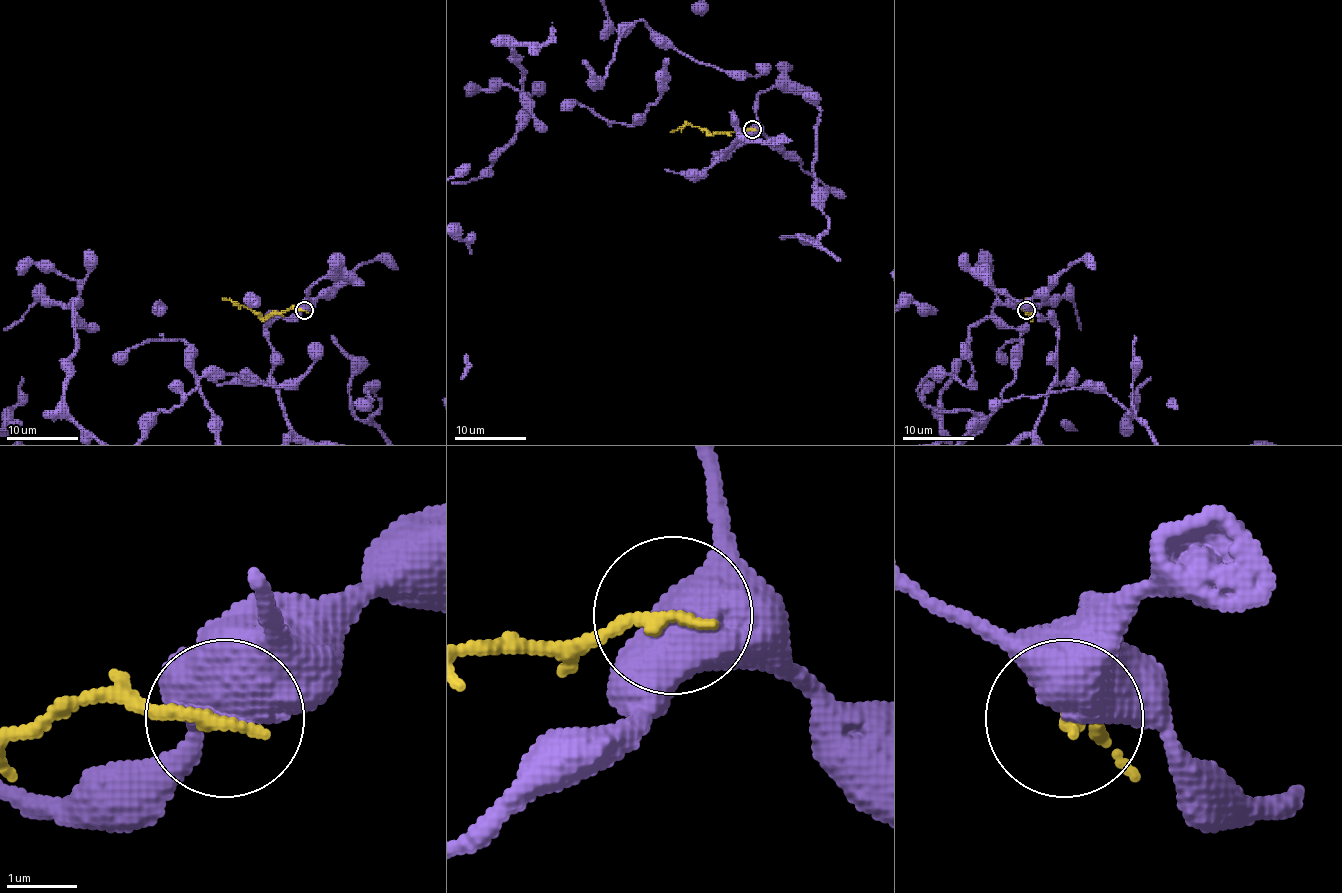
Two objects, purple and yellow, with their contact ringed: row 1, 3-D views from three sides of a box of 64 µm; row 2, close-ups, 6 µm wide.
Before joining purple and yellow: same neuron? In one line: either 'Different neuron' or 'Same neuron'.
Different neuron

